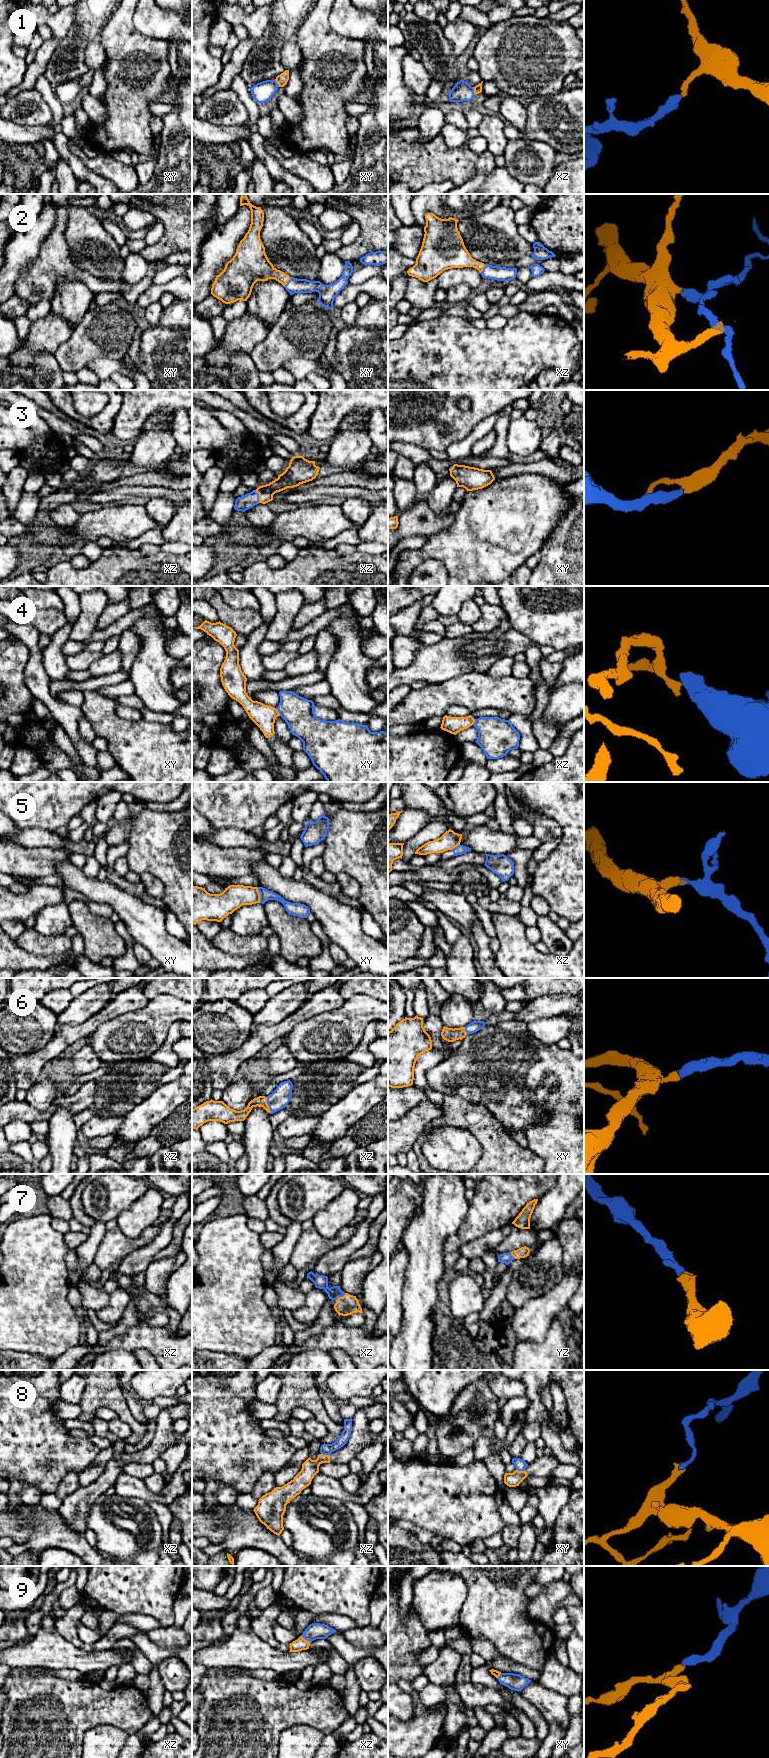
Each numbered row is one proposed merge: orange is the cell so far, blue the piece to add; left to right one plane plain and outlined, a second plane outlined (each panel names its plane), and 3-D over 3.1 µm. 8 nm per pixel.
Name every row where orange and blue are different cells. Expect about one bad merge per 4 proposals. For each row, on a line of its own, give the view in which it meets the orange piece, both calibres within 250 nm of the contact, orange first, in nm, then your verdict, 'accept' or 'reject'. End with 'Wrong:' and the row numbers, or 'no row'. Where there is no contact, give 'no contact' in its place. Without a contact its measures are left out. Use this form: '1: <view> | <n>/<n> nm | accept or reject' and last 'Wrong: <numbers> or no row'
1: xz | 60/160 nm | accept
2: xy | 200/120 nm | accept
3: xz | 130/120 nm | accept
4: xy | 180/260 nm | reject
5: xy | 190/90 nm | reject
6: xz | 90/150 nm | accept
7: xz | 160/110 nm | accept
8: xy | 110/90 nm | reject
9: xz | 100/130 nm | accept
Wrong: 4, 5, 8

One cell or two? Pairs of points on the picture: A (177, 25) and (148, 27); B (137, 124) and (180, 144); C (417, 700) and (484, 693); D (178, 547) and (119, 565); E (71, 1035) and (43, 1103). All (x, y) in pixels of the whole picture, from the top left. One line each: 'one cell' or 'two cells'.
A: one cell
B: two cells
C: one cell
D: two cells
E: two cells

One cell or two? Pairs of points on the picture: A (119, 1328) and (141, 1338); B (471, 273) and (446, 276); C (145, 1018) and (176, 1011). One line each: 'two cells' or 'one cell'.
A: two cells
B: one cell
C: one cell

